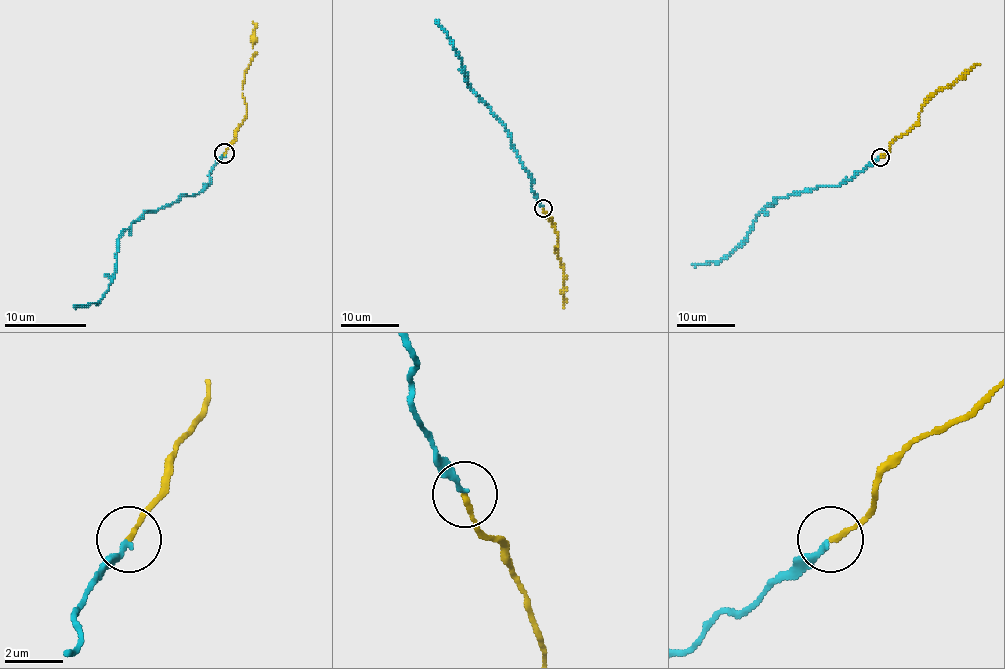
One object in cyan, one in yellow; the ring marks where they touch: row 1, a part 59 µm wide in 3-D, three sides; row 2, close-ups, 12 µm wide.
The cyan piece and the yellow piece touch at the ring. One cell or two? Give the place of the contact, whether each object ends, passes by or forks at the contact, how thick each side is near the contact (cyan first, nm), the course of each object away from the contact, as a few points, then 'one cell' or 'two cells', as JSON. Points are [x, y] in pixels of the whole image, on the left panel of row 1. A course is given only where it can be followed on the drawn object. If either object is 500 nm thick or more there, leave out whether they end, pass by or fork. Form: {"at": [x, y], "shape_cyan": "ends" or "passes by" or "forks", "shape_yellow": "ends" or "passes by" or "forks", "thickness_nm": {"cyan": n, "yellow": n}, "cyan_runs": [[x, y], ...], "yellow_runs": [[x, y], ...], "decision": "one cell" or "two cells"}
{"at": [224, 153], "shape_cyan": "ends", "shape_yellow": "ends", "thickness_nm": {"cyan": 200, "yellow": 180}, "cyan_runs": [[224, 153], [199, 194], [185, 194], [170, 204], [145, 210], [119, 239], [117, 272], [98, 301], [73, 305]], "yellow_runs": [[224, 153], [246, 114], [242, 83], [255, 52], [252, 21]], "decision": "one cell"}

